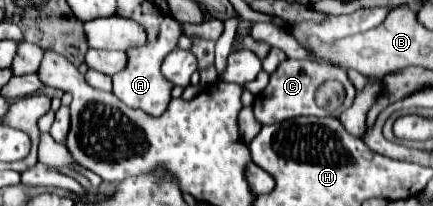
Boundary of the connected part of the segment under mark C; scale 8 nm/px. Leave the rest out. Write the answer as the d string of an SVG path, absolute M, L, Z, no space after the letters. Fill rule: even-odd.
M285 59L273 73L271 73L271 81L269 85L255 97L253 103L253 113L255 119L261 125L271 125L271 123L279 123L279 121L287 121L293 117L301 117L301 115L327 115L325 109L317 107L315 103L315 91L325 83L325 81L339 81L345 87L345 101L341 105L341 109L347 109L353 105L355 99L355 87L353 83L347 79L347 73L339 67L329 67L329 65L319 65L313 61L299 61L299 59Z

